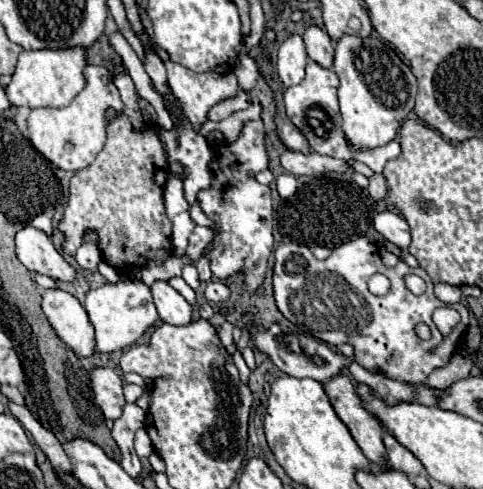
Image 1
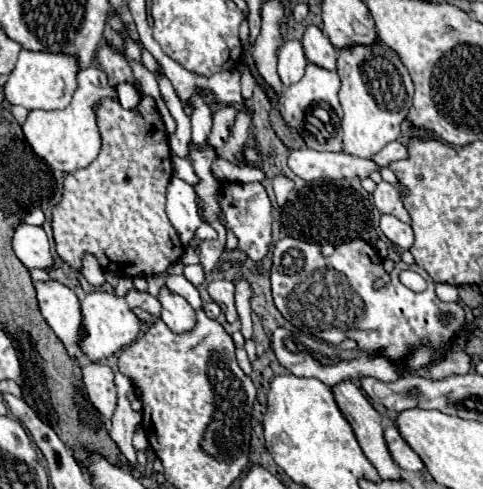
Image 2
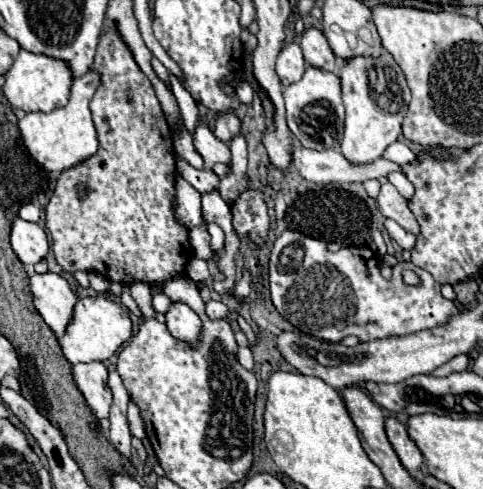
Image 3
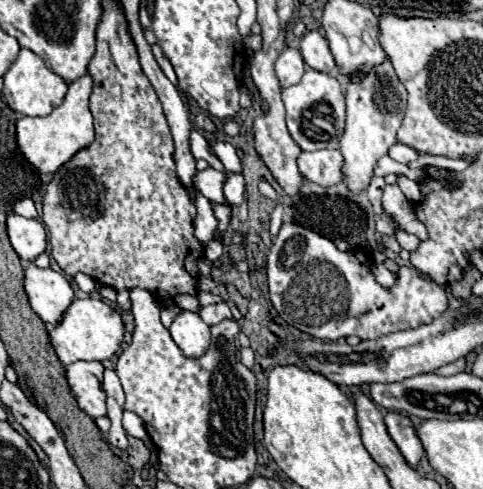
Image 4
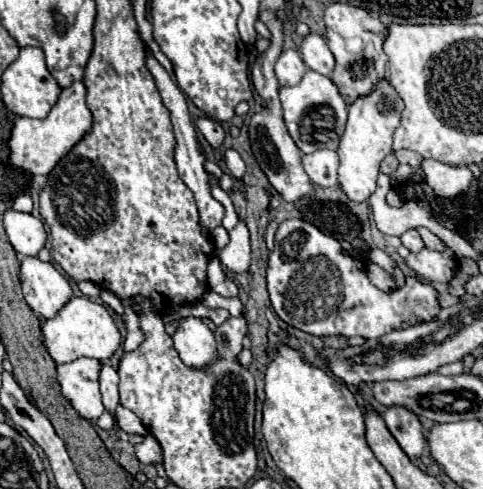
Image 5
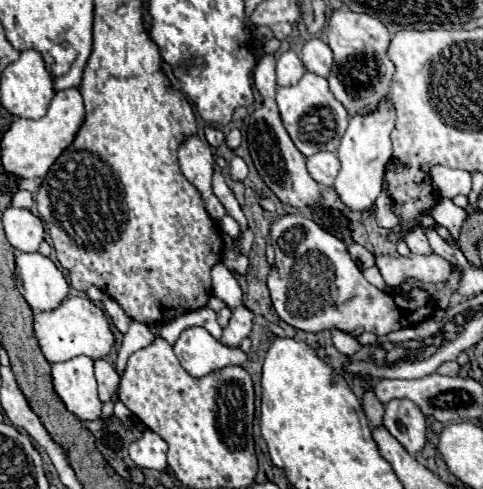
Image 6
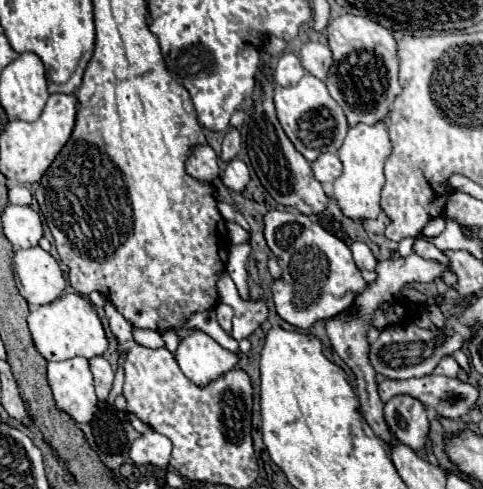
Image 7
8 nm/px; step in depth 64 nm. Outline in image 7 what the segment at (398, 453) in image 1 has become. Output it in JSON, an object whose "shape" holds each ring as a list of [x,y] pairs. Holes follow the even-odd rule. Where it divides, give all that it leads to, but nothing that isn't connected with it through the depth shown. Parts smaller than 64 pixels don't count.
{"shape":[[[394,396],[384,404],[384,418],[392,436],[412,450],[420,450],[428,438],[426,408],[412,396]]]}

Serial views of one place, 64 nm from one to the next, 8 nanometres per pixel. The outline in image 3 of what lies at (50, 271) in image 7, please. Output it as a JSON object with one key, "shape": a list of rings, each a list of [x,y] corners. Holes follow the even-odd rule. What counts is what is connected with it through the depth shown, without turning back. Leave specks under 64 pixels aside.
{"shape":[[[52,272],[32,274],[30,290],[34,294],[34,306],[44,322],[58,338],[64,336],[74,318],[74,306],[78,302],[78,296],[72,292],[68,282]]]}

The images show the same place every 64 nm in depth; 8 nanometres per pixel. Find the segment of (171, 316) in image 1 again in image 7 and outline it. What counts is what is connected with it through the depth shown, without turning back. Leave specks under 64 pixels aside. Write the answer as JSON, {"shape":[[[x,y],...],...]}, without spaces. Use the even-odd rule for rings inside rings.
{"shape":[[[196,330],[180,340],[176,360],[194,384],[208,384],[238,364],[238,354],[222,348],[206,332]]]}

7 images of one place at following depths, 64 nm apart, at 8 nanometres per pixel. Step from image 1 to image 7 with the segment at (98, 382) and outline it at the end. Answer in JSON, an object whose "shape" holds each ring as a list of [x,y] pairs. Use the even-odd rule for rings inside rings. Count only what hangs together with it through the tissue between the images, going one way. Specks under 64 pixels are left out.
{"shape":[[[86,358],[48,362],[48,382],[56,406],[68,412],[76,422],[90,422],[98,412],[94,378]]]}

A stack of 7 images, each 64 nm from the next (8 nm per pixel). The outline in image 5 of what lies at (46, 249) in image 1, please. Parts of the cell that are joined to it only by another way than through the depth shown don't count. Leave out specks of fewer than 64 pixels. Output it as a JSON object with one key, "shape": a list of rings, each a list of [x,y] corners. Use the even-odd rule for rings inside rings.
{"shape":[[[8,210],[4,214],[4,228],[10,244],[20,256],[36,256],[46,244],[44,224],[32,214]]]}

